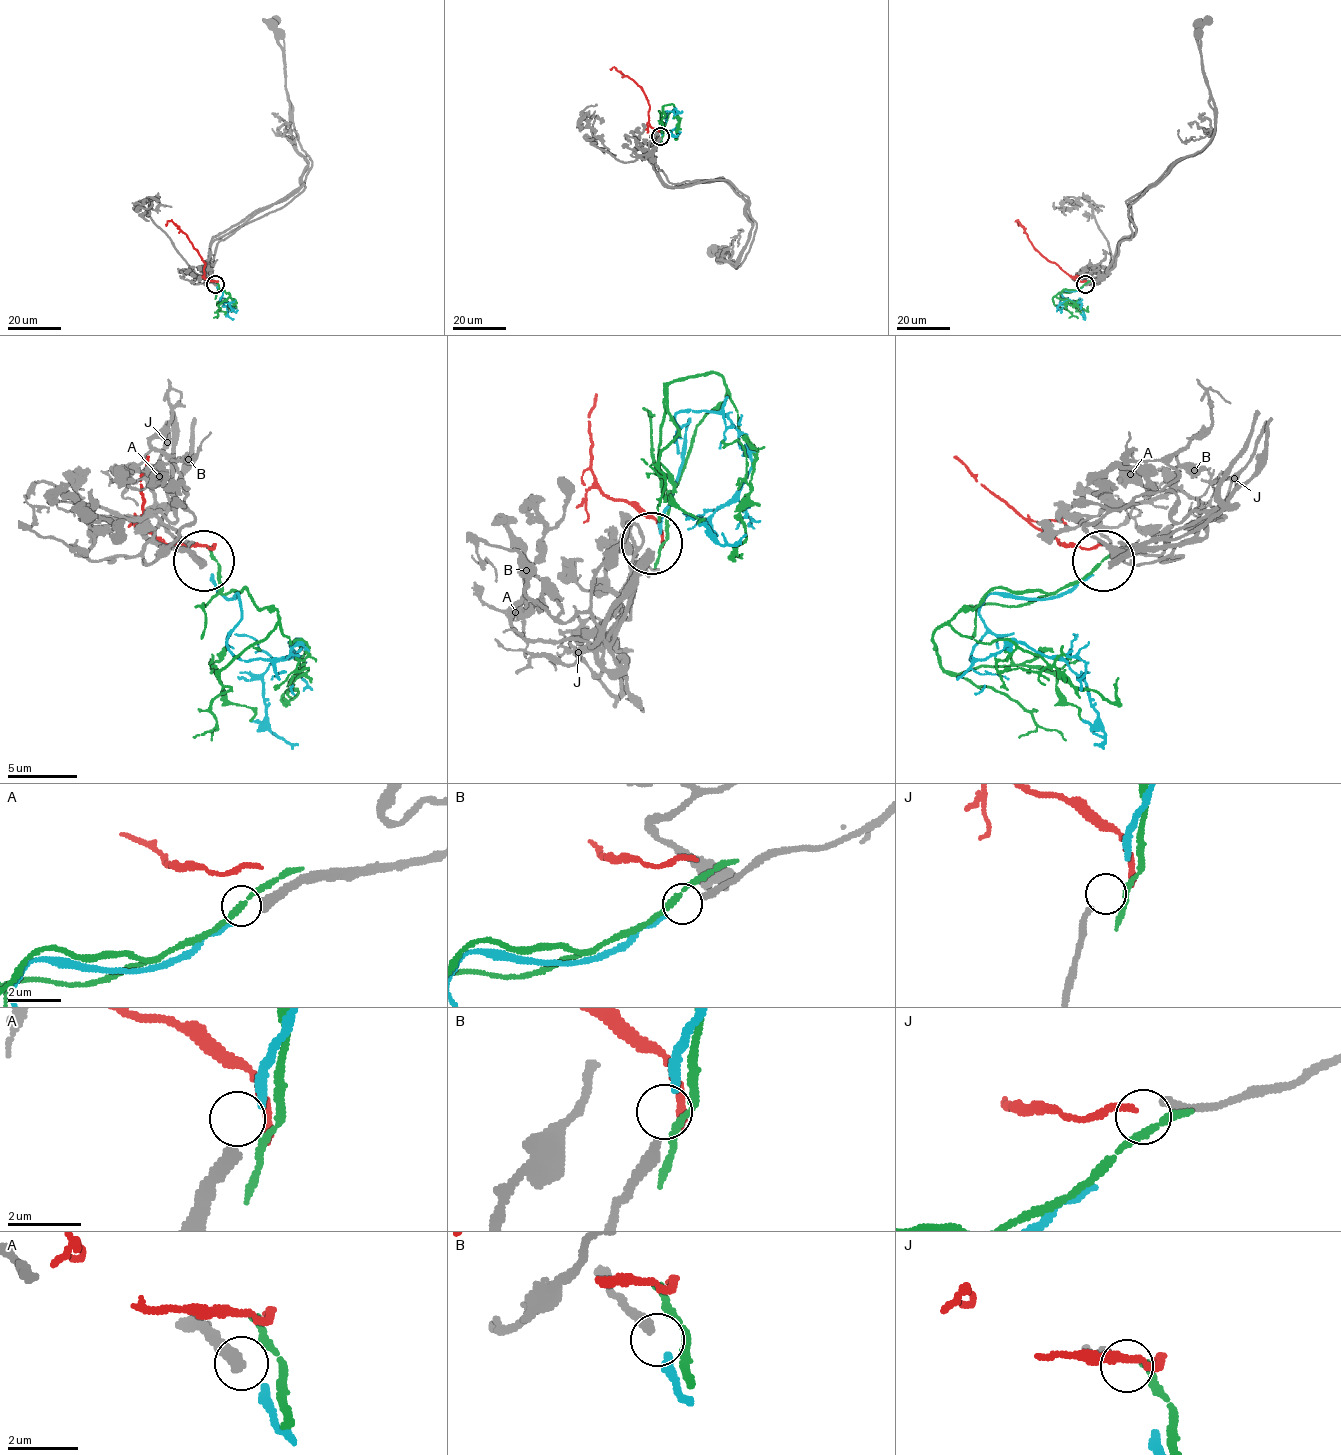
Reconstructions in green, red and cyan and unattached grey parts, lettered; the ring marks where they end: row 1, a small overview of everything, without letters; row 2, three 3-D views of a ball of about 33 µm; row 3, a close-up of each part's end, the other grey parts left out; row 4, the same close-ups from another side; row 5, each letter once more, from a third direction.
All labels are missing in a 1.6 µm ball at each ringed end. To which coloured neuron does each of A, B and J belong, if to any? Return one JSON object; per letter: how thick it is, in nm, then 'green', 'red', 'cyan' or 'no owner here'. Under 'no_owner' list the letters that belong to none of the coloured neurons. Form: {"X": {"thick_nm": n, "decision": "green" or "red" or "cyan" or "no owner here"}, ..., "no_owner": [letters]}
{"A": {"thick_nm": 360, "decision": "no owner here"}, "B": {"thick_nm": 280, "decision": "cyan"}, "J": {"thick_nm": 220, "decision": "red"}, "no_owner": ["A"]}

